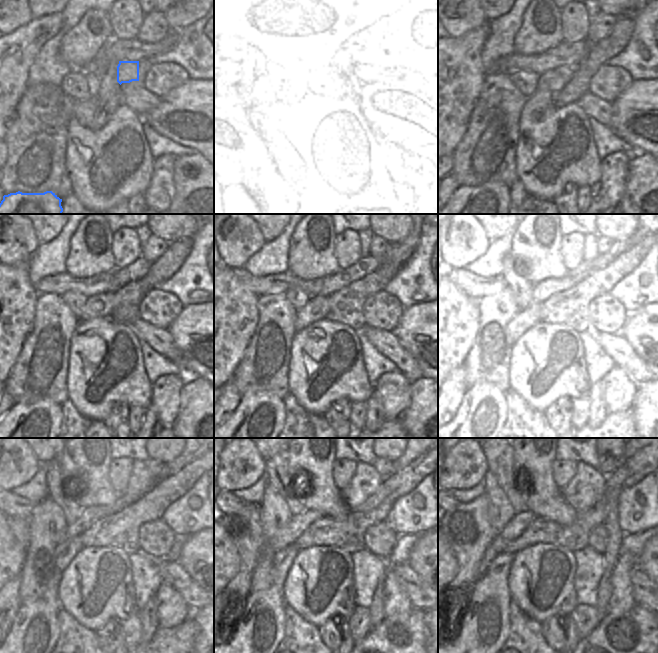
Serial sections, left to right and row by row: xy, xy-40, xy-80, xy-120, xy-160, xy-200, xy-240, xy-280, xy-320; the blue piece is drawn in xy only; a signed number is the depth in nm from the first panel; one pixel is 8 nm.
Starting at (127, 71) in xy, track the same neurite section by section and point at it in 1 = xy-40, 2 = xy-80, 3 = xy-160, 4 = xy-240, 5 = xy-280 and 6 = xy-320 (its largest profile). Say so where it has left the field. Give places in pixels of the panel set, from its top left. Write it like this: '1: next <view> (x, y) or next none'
1: next xy-40 (335, 78)
2: next xy-80 (554, 80)
3: next xy-160 (317, 307)
4: next xy-240 (64, 552)
5: next xy-280 (256, 635)
6: next xy-320 (485, 628)

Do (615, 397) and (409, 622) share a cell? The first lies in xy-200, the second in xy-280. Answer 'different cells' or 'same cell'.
different cells

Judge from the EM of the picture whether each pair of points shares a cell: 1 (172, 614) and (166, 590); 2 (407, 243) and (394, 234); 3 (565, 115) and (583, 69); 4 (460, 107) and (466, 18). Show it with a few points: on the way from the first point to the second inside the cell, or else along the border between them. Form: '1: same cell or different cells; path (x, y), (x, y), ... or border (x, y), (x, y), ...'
1: same cell; path (171, 608), (166, 596)
2: different cells; border (413, 224), (411, 232), (396, 244)
3: different cells; border (552, 93), (552, 102), (556, 106), (576, 103)
4: different cells; border (486, 22), (459, 36), (449, 37)

